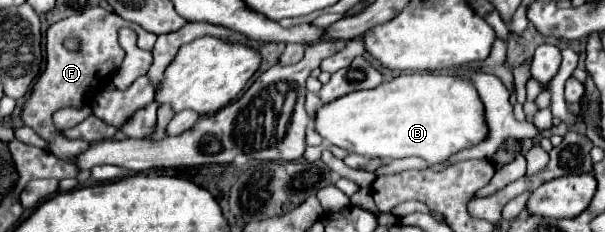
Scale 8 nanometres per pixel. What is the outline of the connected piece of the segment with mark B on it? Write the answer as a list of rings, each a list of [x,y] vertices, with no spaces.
[[[400,74],[372,90],[354,90],[324,104],[314,116],[316,132],[334,146],[366,158],[420,156],[430,164],[476,146],[488,136],[484,106],[470,82],[442,74]]]

